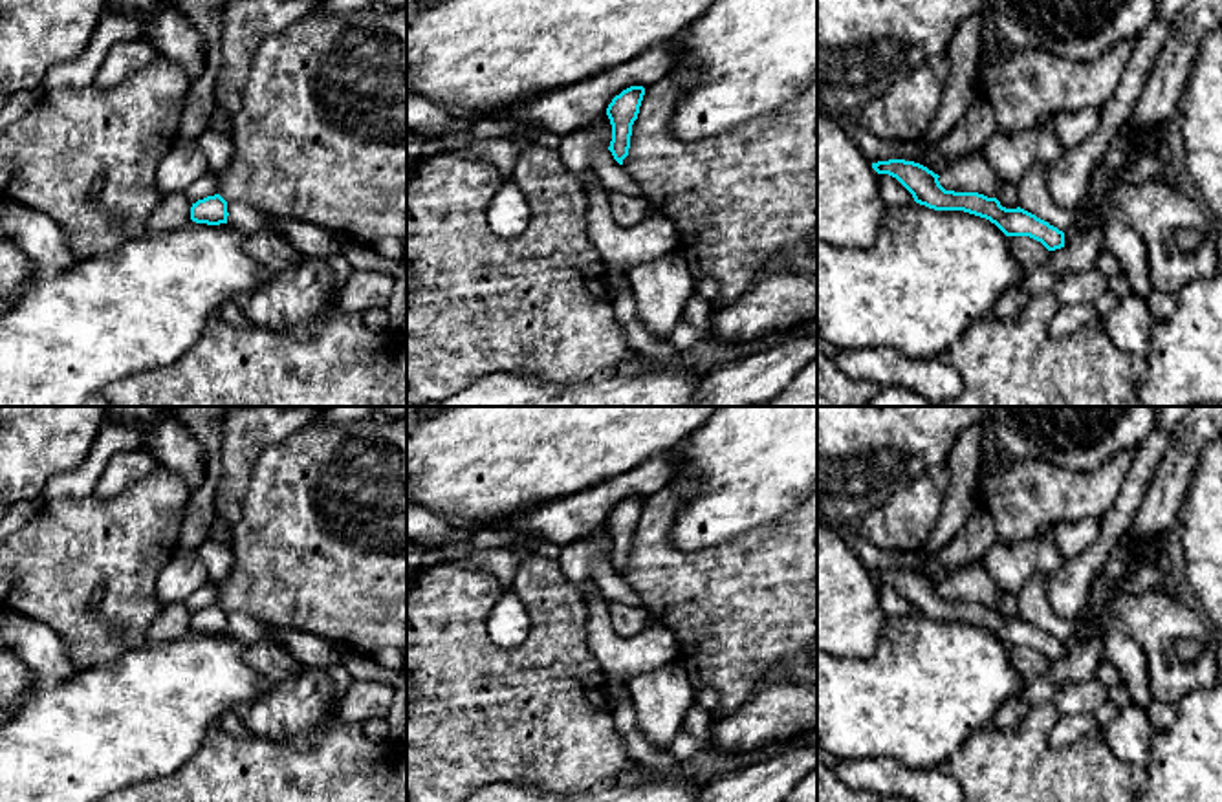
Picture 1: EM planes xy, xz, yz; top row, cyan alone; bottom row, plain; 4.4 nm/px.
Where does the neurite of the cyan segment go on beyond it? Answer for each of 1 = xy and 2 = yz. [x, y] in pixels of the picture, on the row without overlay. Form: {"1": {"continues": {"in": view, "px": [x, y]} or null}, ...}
{"1": {"continues": null}, "2": {"continues": null}}

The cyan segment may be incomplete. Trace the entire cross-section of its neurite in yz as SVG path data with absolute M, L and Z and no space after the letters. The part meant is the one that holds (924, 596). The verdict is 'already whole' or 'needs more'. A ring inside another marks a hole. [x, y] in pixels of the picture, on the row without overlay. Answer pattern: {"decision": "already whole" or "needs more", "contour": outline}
{"decision": "already whole", "contour": "M889 569L872 573L872 579L878 584L896 588L920 615L934 621L964 621L986 628L1006 646L1030 646L1048 661L1064 657L1064 643L1048 632L1020 617L1006 619L997 608L987 608L978 602L945 601L938 591L940 586L920 573Z"}

